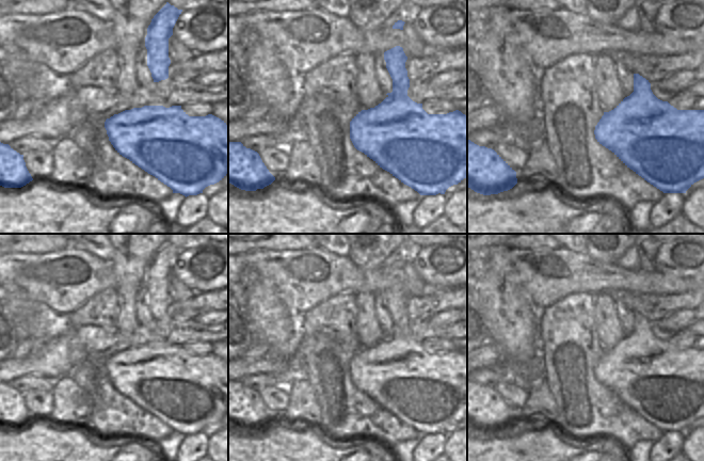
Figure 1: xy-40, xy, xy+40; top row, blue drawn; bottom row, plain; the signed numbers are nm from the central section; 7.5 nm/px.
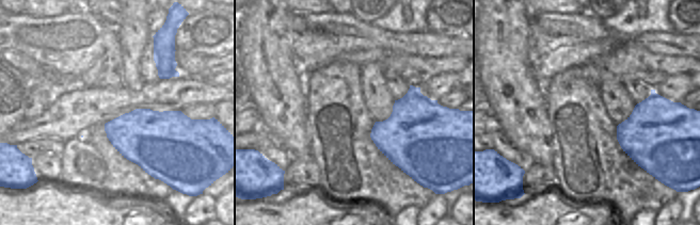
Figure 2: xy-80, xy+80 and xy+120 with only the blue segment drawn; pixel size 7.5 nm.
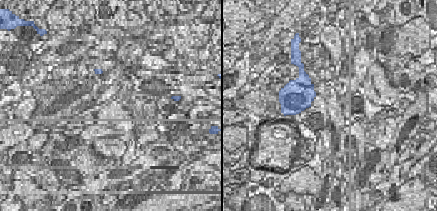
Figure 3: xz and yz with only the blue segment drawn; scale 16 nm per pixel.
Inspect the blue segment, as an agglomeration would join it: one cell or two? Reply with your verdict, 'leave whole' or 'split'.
leave whole

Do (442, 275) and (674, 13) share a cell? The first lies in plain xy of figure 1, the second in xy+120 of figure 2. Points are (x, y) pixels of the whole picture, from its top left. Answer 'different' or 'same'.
same

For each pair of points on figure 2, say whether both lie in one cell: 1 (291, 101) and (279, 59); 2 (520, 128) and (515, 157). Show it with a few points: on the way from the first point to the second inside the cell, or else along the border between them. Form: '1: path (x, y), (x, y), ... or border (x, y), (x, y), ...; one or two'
1: path (281, 91), (279, 69); one
2: border (502, 129), (505, 137), (528, 160); two

